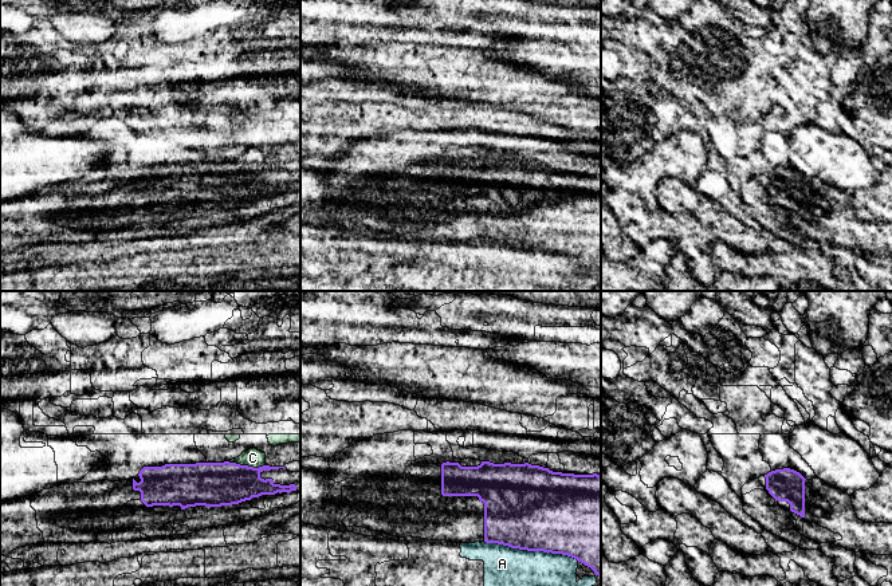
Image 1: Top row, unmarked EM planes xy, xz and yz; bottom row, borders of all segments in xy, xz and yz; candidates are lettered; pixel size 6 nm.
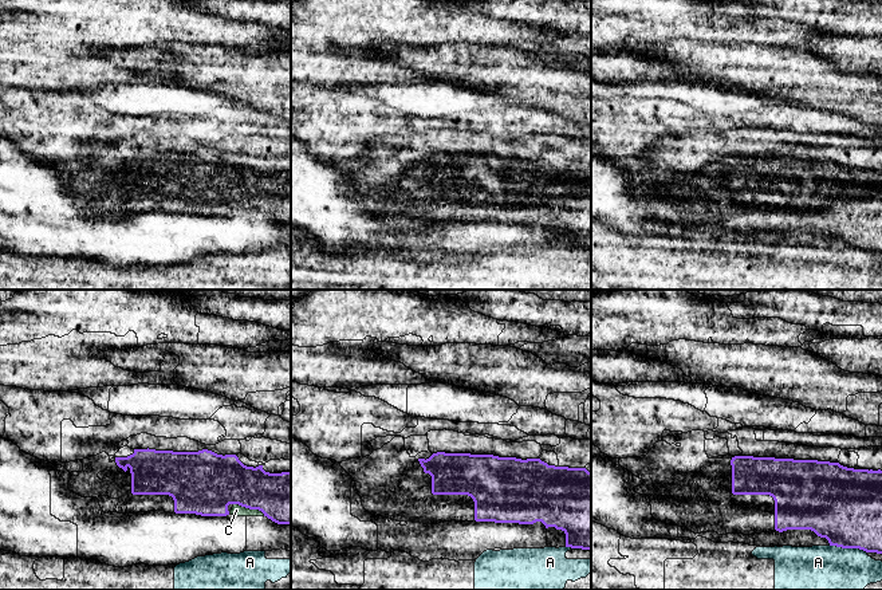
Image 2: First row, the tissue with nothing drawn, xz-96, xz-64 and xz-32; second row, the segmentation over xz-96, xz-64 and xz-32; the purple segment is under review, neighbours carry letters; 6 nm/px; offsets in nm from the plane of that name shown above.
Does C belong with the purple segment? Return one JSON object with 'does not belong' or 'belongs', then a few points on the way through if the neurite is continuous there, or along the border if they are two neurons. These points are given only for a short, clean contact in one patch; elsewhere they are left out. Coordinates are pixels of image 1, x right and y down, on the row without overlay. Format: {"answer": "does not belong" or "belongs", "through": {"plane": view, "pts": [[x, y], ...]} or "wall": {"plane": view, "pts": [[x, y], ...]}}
{"answer": "does not belong"}

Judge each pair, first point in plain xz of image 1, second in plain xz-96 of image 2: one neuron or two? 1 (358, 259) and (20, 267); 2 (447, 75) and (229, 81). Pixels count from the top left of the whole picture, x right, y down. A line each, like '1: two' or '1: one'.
1: one
2: one

